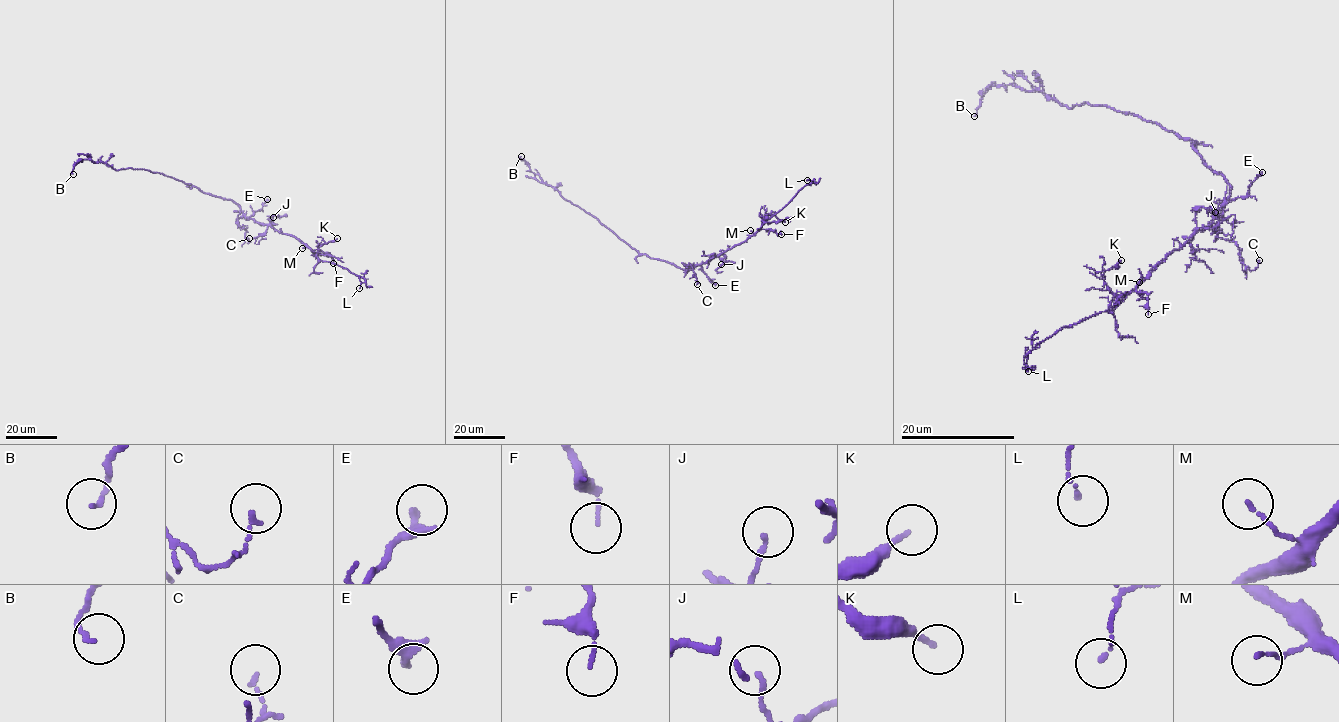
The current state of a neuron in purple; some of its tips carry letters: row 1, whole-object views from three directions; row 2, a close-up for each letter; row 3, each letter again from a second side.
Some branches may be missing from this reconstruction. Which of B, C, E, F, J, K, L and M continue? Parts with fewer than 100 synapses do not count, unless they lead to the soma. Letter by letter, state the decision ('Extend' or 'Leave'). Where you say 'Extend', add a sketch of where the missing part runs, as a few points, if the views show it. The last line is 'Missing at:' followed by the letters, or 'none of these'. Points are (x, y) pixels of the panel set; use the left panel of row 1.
B: Leave
C: Leave
E: Leave
F: Leave
J: Leave
K: Leave
L: Leave
M: Leave
Missing at: none of these

